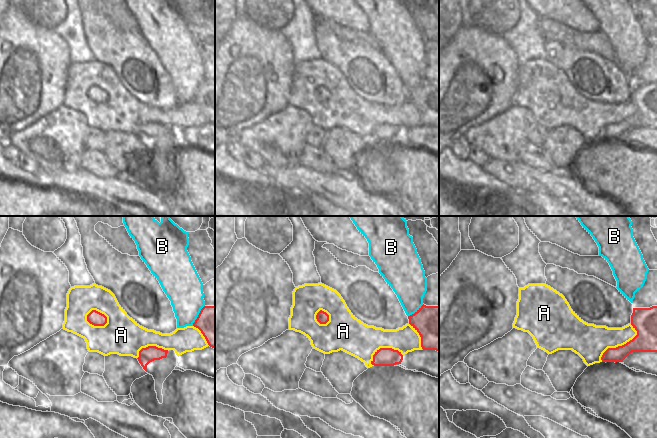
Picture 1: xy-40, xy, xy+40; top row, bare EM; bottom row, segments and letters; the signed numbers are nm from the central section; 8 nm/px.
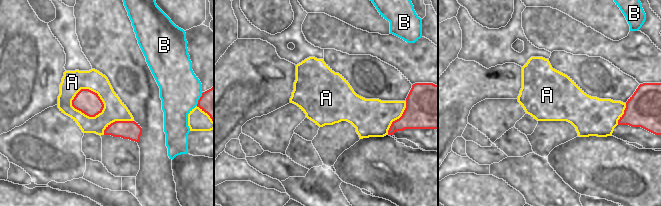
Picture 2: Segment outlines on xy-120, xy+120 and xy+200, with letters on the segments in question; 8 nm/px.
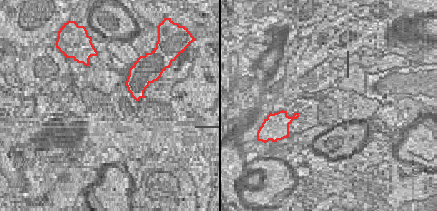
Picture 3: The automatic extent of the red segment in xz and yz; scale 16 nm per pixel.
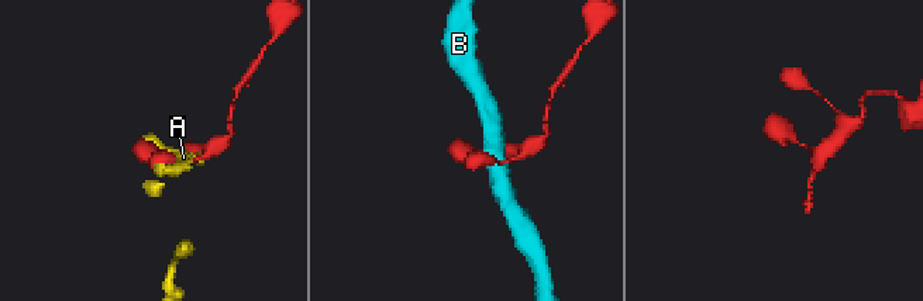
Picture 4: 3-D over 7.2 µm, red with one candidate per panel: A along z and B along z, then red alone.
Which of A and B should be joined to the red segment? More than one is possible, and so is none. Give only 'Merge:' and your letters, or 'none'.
Merge: A

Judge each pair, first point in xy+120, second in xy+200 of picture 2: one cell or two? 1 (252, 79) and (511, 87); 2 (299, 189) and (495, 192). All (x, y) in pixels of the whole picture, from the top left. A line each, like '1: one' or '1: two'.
1: one
2: two

